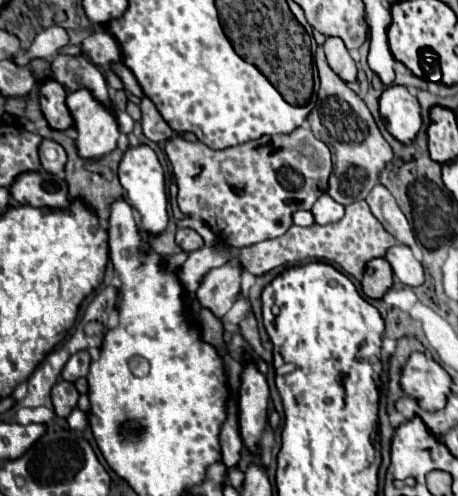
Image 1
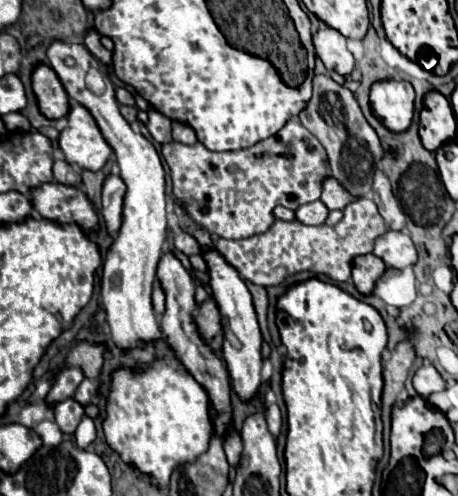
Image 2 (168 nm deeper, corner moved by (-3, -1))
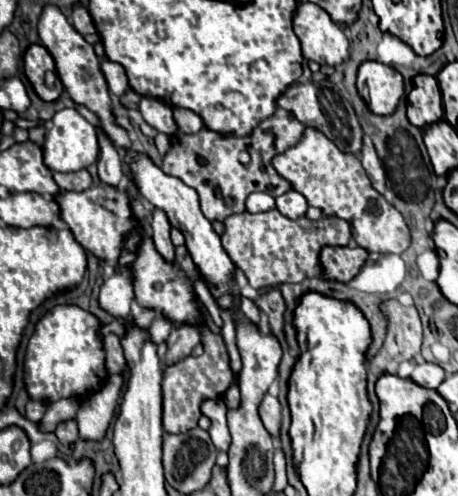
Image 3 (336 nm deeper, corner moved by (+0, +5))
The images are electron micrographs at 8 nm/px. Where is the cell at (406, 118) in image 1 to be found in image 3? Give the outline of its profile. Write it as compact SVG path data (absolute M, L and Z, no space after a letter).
M366 60L358 66L356 90L374 114L392 114L404 94L400 72L378 60Z

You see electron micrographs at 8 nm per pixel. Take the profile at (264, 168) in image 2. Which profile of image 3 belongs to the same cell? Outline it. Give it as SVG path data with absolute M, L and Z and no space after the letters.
M278 107L272 118L266 118L248 136L224 136L214 130L202 128L196 134L180 134L172 140L170 152L164 156L162 170L180 178L186 186L194 188L200 196L202 214L208 220L224 220L232 214L244 212L244 202L252 192L266 192L270 196L282 196L290 190L290 182L280 178L272 168L274 154L294 146L302 136L304 126L283 108Z

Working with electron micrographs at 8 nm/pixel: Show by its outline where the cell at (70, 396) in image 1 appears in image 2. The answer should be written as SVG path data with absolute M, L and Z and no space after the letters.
M67 398L55 406L55 422L59 424L61 432L65 432L65 434L75 432L83 414L85 414L85 408L75 398Z

